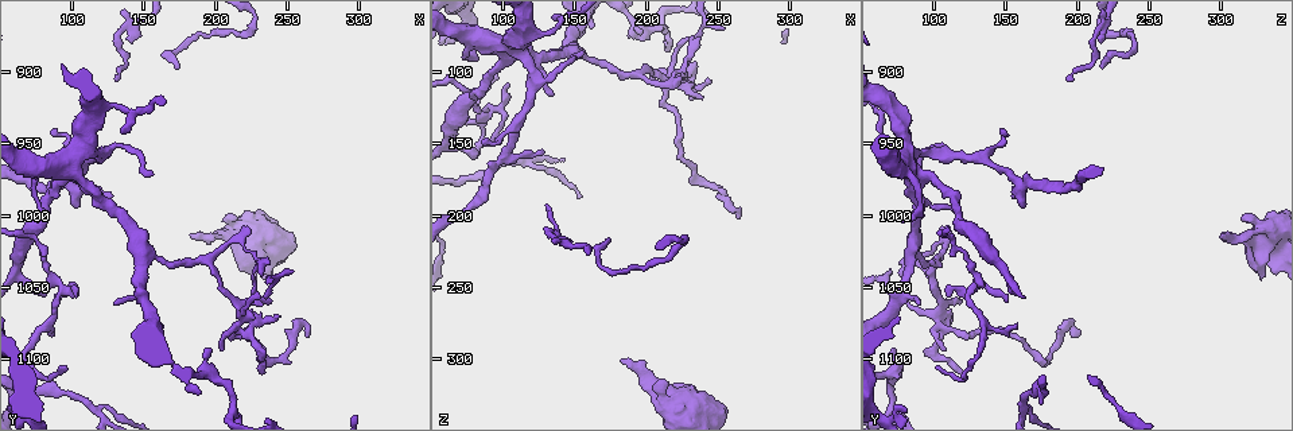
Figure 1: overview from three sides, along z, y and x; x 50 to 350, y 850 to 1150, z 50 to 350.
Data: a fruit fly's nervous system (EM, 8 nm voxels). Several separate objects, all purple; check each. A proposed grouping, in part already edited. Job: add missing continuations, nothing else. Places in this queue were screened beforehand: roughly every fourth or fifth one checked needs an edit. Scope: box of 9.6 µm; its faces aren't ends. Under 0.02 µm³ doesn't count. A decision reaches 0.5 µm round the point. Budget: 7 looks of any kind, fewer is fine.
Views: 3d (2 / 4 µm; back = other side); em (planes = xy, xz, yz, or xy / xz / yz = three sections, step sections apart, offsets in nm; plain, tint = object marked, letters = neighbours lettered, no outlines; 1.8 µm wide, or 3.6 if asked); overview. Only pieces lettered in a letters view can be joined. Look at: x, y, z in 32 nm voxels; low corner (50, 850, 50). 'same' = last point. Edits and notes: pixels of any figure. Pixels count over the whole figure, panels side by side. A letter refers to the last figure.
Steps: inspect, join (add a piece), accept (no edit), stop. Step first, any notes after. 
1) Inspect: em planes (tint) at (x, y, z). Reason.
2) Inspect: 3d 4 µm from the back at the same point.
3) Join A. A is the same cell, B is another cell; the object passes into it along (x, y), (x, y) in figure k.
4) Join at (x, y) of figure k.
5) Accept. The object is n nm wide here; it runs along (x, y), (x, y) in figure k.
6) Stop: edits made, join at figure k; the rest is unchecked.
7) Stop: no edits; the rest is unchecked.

Inspect: 3d 2 µm at (226, 1044, 328). Branch stops here.

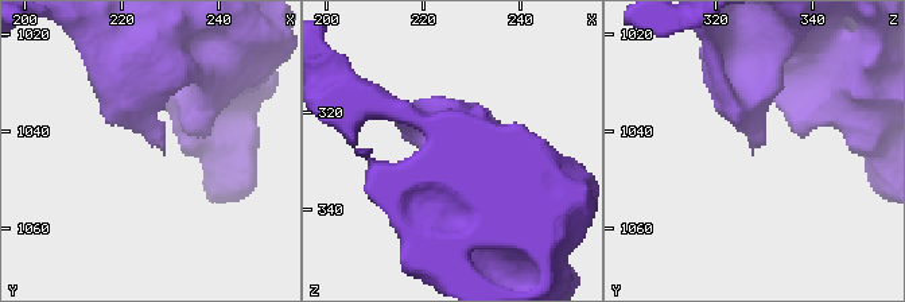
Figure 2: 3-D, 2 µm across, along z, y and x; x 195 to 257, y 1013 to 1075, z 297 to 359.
Inspect: em planes (letters) at (226, 1043, 330).

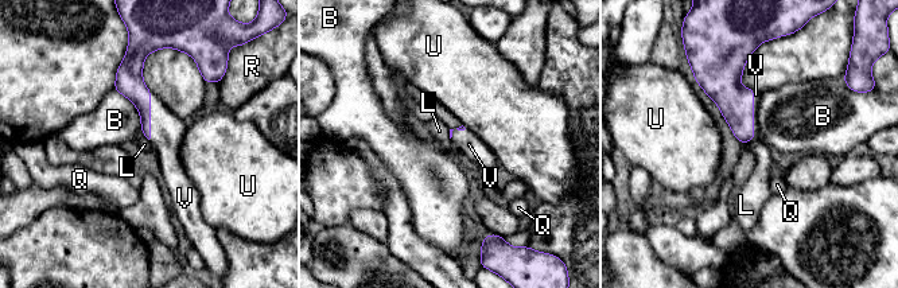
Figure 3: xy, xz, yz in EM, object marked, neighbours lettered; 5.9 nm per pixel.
Join V. V is the same cell, B, L, Q, R and U are other cells; the object passes into it along (129, 82), (150, 116), (167, 131) in figure 3; the neuron continues.

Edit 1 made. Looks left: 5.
Inspect: overview.

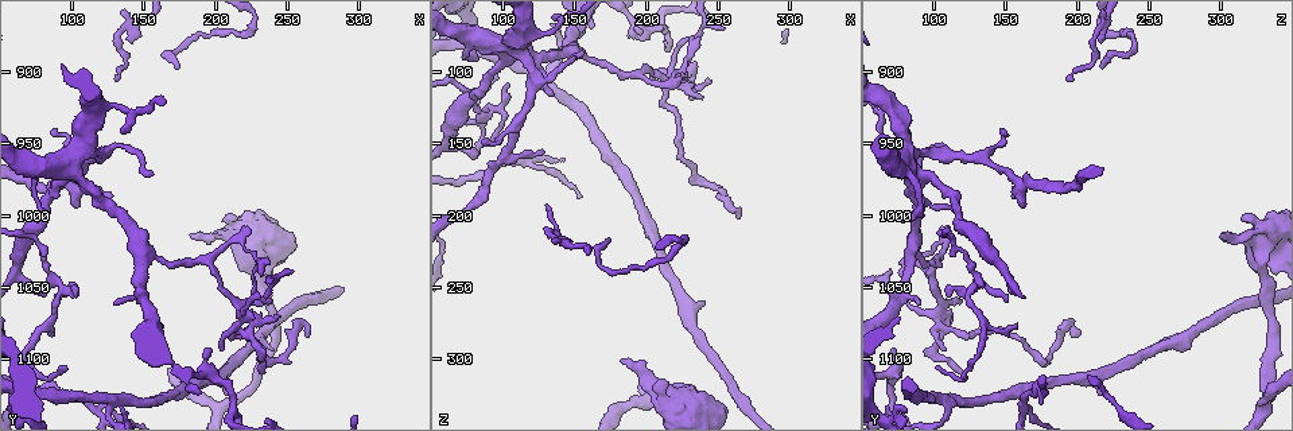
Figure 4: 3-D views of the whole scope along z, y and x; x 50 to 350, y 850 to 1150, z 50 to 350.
Inspect: 3d 2 µm at (214, 1078, 104). A fork.

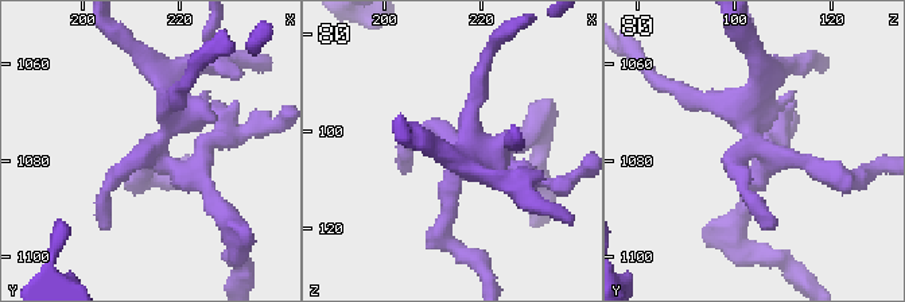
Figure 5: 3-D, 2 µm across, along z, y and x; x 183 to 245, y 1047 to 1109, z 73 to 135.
Inspect: em xy step 16 (tint) at (216, 1078, 105). Now the EM.

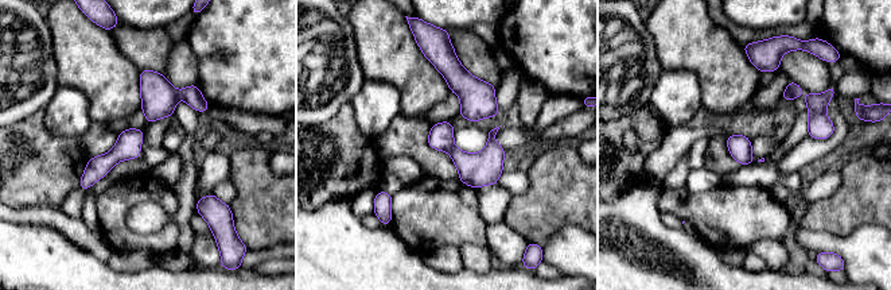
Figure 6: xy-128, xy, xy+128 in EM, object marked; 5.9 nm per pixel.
Inspect: em xy step 16 (letters) at the same point. What lies round it.

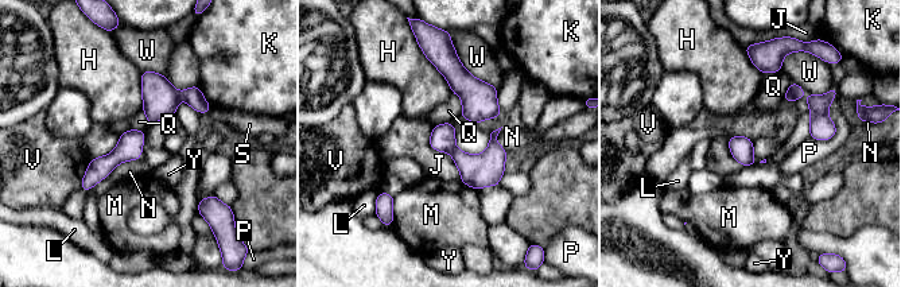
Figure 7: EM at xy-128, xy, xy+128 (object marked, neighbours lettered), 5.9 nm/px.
Accept. The object is 140 nm wide here; H, J, K, L, M, N, P, Q, S, V, W and Y are other cells; a border runs along (432, 125), (428, 143), (461, 179) in figure 7; none of them fits.

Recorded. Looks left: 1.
Inspect: em planes (letters) at (104, 996, 160). Tapers out.

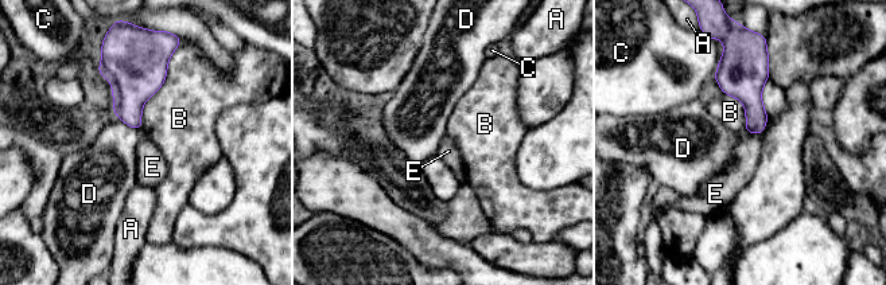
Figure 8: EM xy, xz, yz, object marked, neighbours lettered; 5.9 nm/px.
Accept. A, B, C, D and E are other cells; a border runs along (747, 132), (762, 133) in figure 8; none of them fits.

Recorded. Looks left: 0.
Stop: edits made, join at figure 3; the rest is unchecked.

